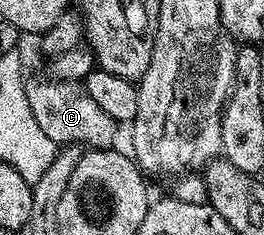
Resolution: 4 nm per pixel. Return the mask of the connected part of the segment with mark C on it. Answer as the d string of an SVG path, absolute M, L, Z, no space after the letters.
M43 78L43 80L34 80L32 82L30 80L25 87L28 106L32 108L33 117L36 118L37 124L48 134L48 137L52 138L52 142L57 146L76 144L85 146L90 150L106 150L113 145L110 143L113 142L114 135L120 131L119 125L112 118L108 118L108 114L104 114L104 110L100 110L98 103L88 95L88 90L81 83L73 84L63 80Z

